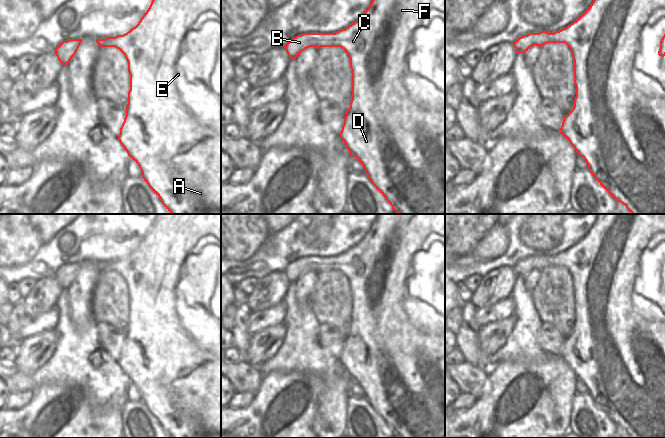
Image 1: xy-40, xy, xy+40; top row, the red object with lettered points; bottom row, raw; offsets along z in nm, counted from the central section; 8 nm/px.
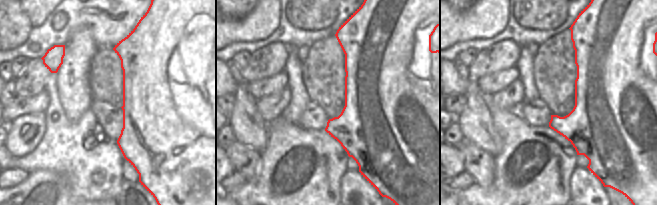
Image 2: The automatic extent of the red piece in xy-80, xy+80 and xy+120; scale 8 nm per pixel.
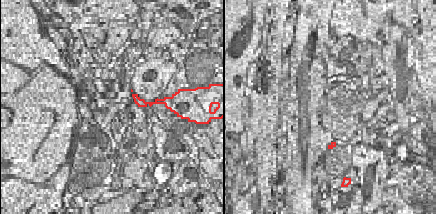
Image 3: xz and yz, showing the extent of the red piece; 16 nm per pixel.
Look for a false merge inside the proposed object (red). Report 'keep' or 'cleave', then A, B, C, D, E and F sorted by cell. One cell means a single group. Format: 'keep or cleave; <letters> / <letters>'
keep; A B C D E F

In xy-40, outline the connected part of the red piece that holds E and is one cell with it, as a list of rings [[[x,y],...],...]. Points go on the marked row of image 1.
[[[152,0],[135,27],[123,35],[96,42],[100,47],[119,49],[128,62],[130,90],[118,140],[138,164],[144,181],[171,214],[221,214],[221,0]]]

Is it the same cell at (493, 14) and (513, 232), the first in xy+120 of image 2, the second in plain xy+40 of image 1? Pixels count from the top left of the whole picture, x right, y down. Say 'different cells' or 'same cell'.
different cells

